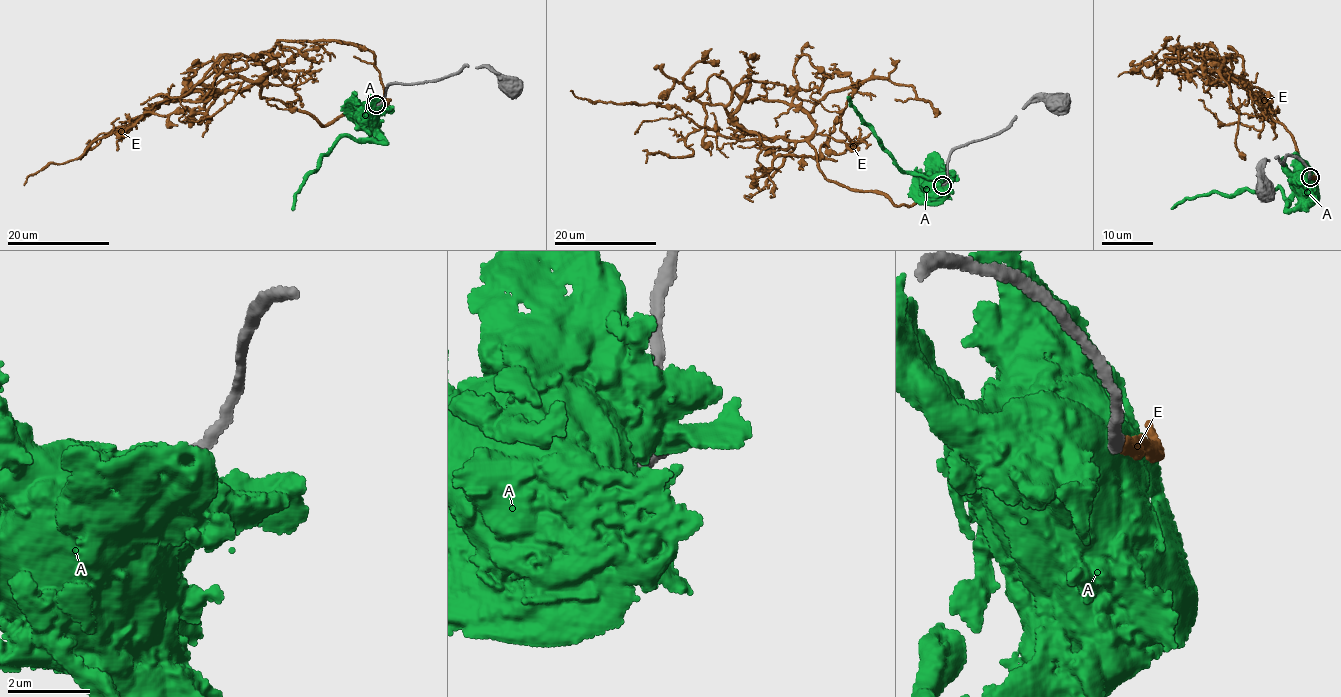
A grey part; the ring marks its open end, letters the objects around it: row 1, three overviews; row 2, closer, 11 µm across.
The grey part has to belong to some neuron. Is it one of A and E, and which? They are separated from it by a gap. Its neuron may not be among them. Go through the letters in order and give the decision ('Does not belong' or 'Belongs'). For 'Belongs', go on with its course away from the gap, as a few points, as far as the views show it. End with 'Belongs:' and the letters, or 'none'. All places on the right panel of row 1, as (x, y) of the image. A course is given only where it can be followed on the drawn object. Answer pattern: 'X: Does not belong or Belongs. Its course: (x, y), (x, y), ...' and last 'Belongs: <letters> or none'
A: Does not belong
E: Belongs. Its course: (1310, 177), (1318, 178), (1301, 170), (1291, 135), (1233, 76), (1118, 76)
Belongs: E

